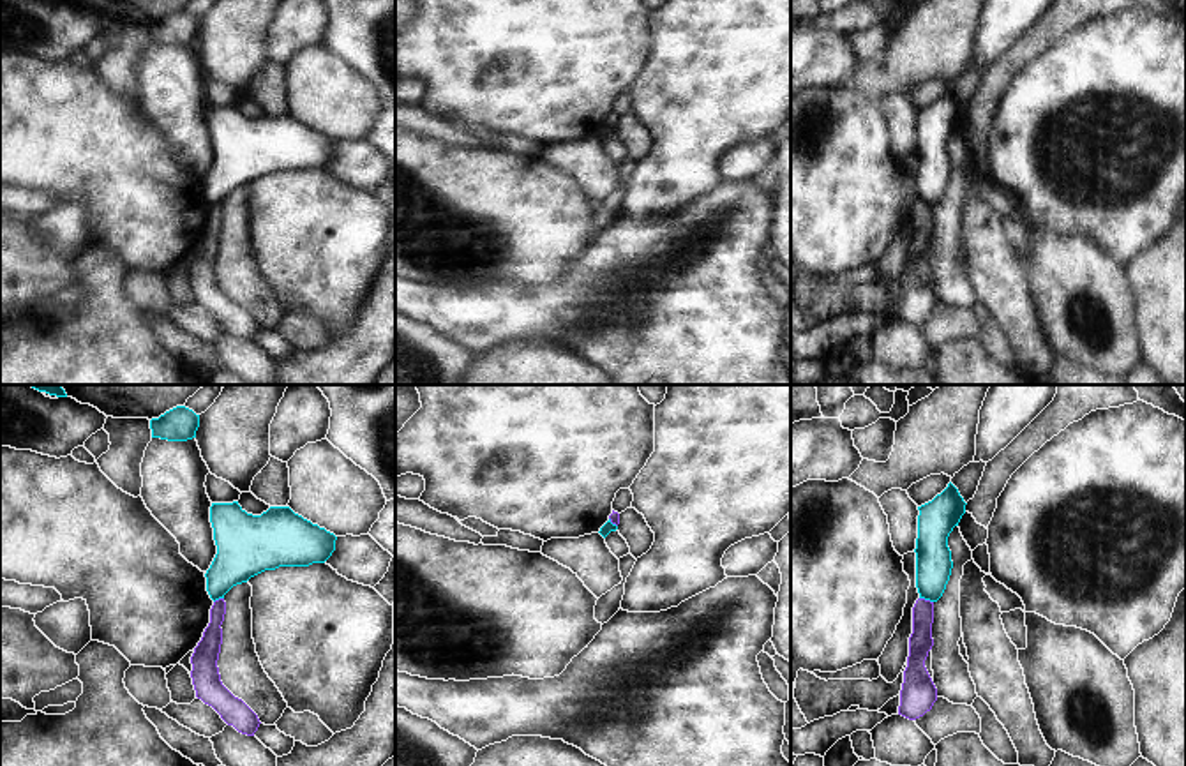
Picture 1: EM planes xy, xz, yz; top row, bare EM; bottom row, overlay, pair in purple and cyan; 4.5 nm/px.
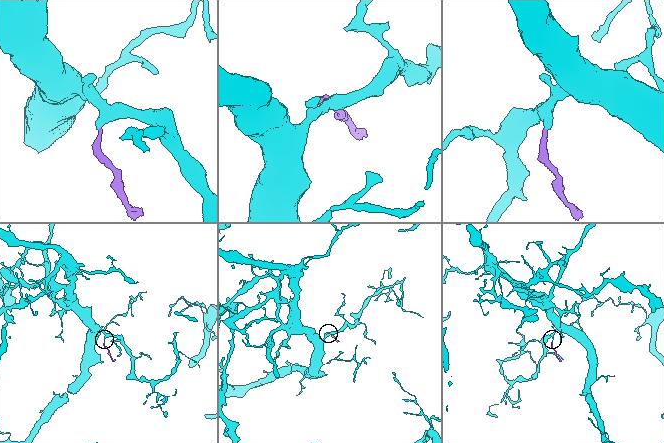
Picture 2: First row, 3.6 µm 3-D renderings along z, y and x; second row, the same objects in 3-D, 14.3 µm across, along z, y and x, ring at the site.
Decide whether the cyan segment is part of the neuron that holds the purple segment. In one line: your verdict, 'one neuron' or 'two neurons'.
two neurons

